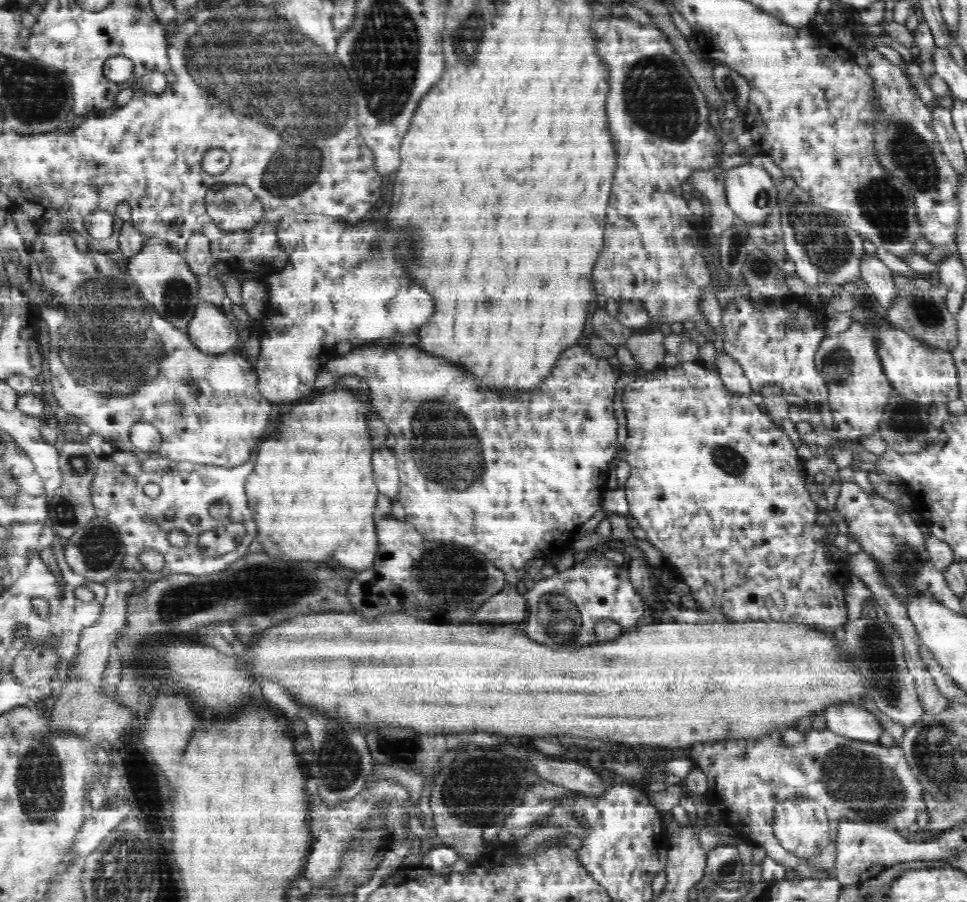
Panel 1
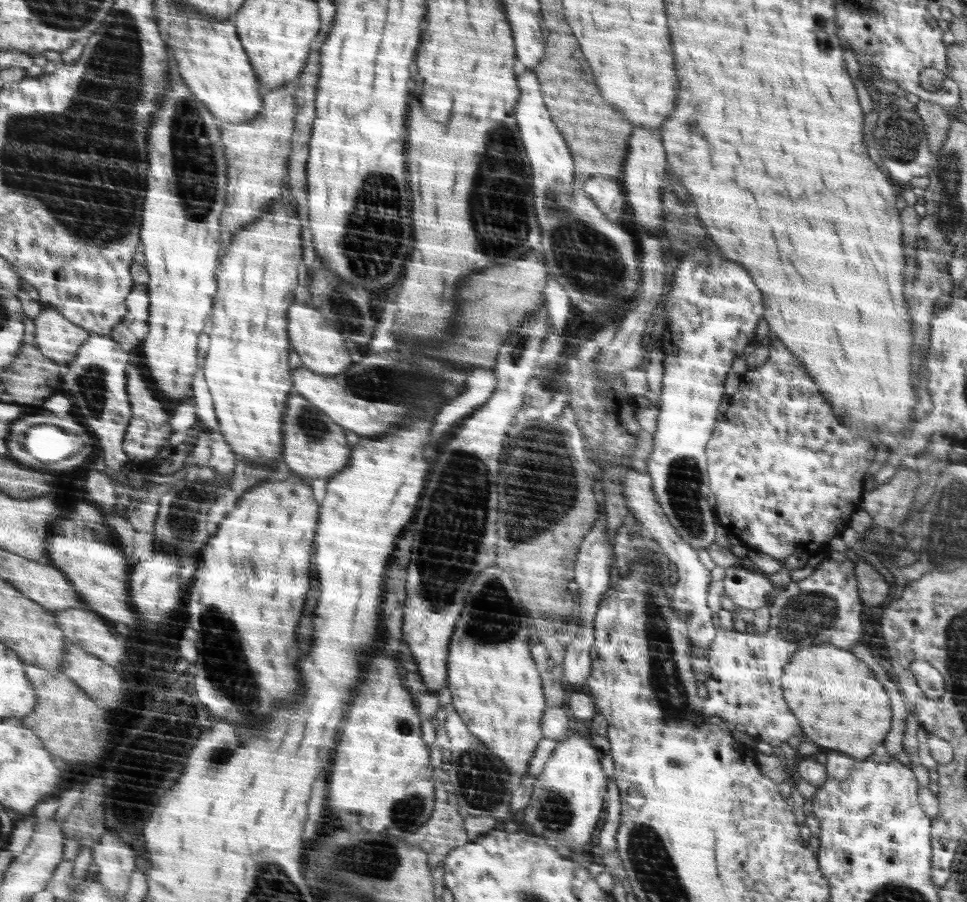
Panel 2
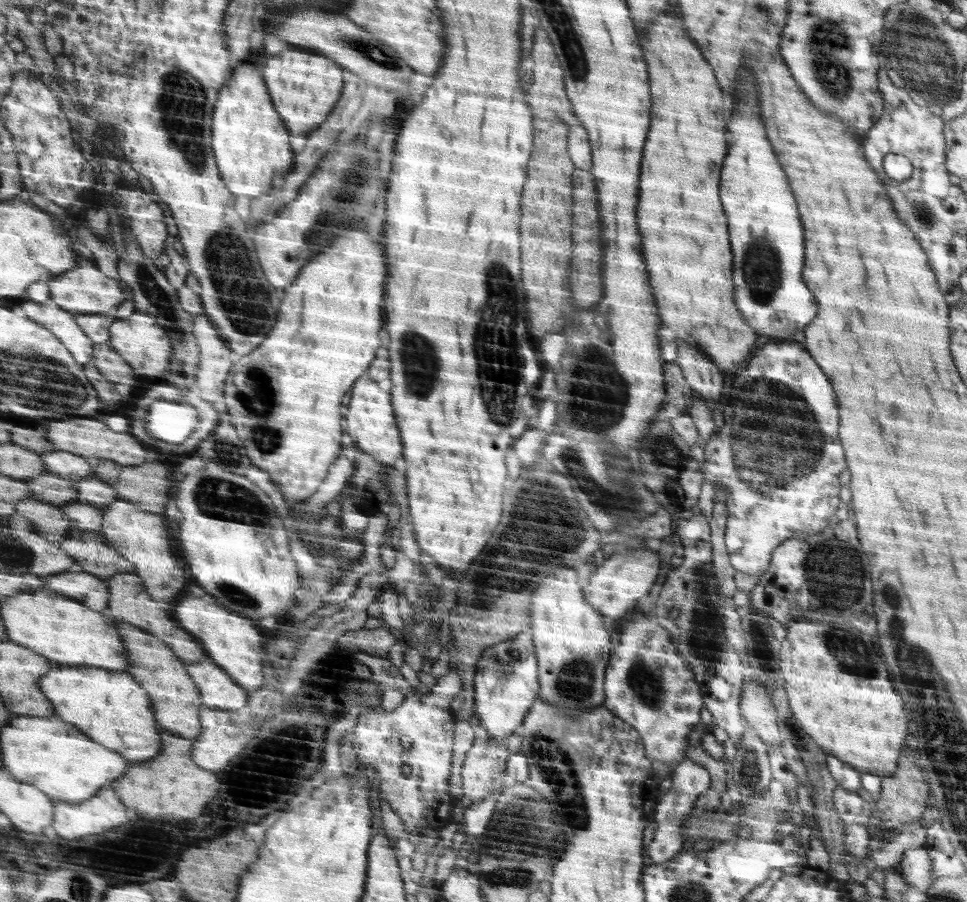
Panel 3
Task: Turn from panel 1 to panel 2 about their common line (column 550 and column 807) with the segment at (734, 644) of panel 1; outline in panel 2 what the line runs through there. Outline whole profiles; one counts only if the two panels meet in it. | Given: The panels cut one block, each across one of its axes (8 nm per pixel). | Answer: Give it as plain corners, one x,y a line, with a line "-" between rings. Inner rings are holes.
829,642
812,645
793,654
785,673
786,678
781,678
782,686
786,686
785,701
802,718
802,730
812,742
858,760
868,758
884,742
892,718
890,698
872,670
852,652

